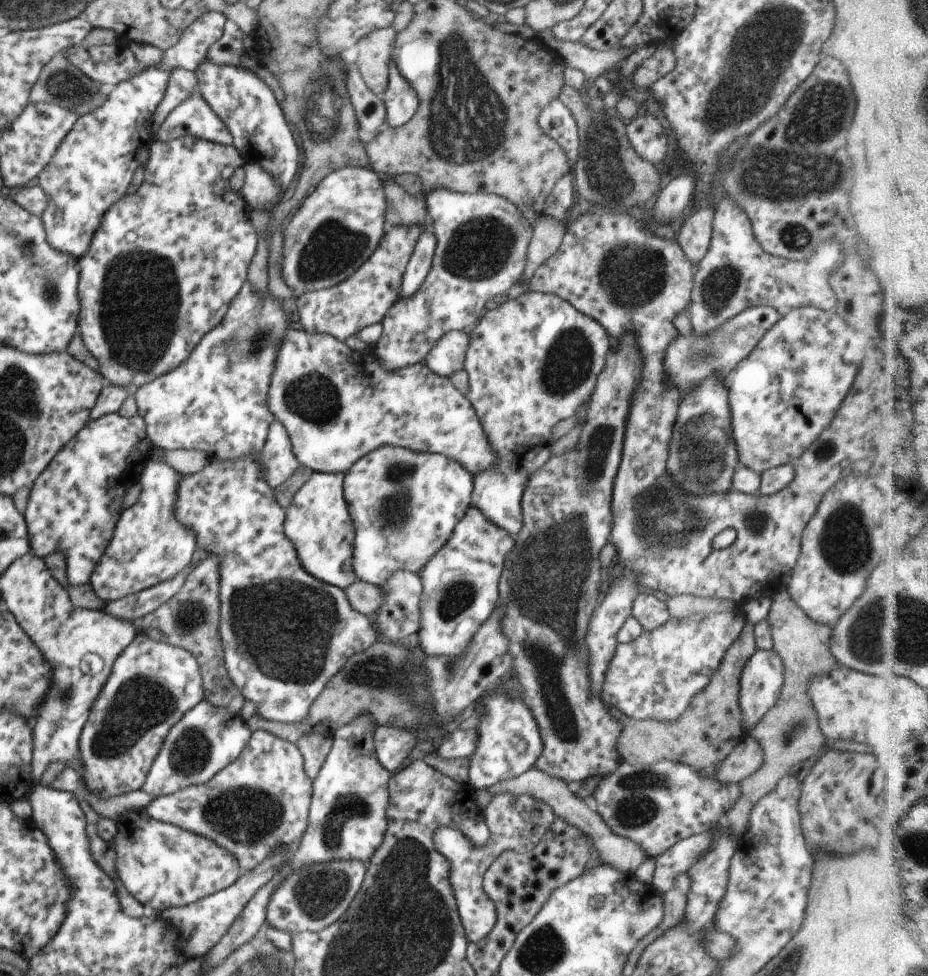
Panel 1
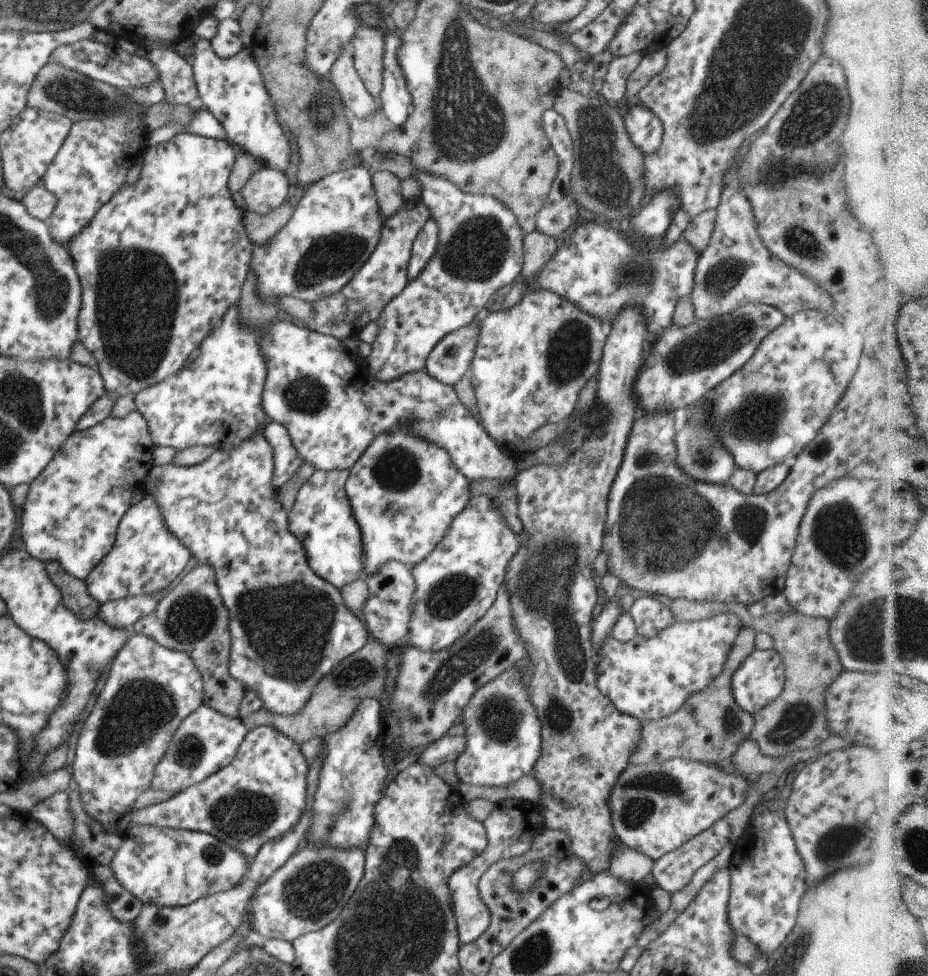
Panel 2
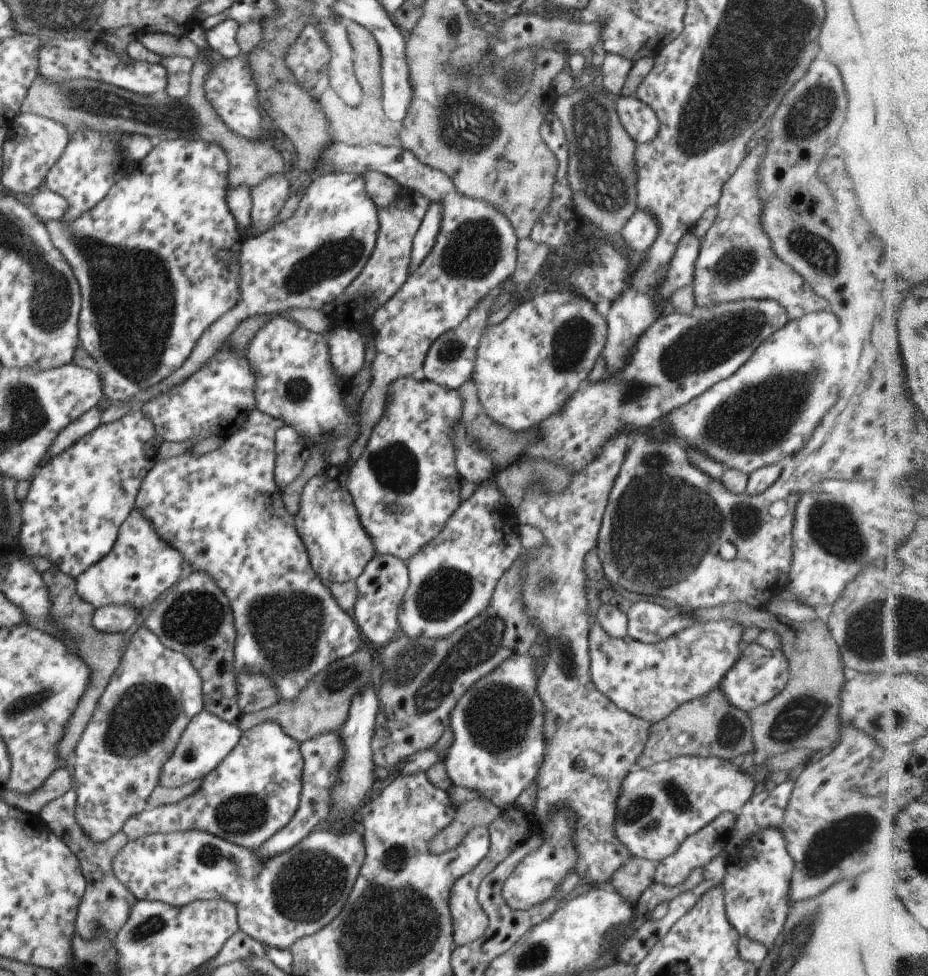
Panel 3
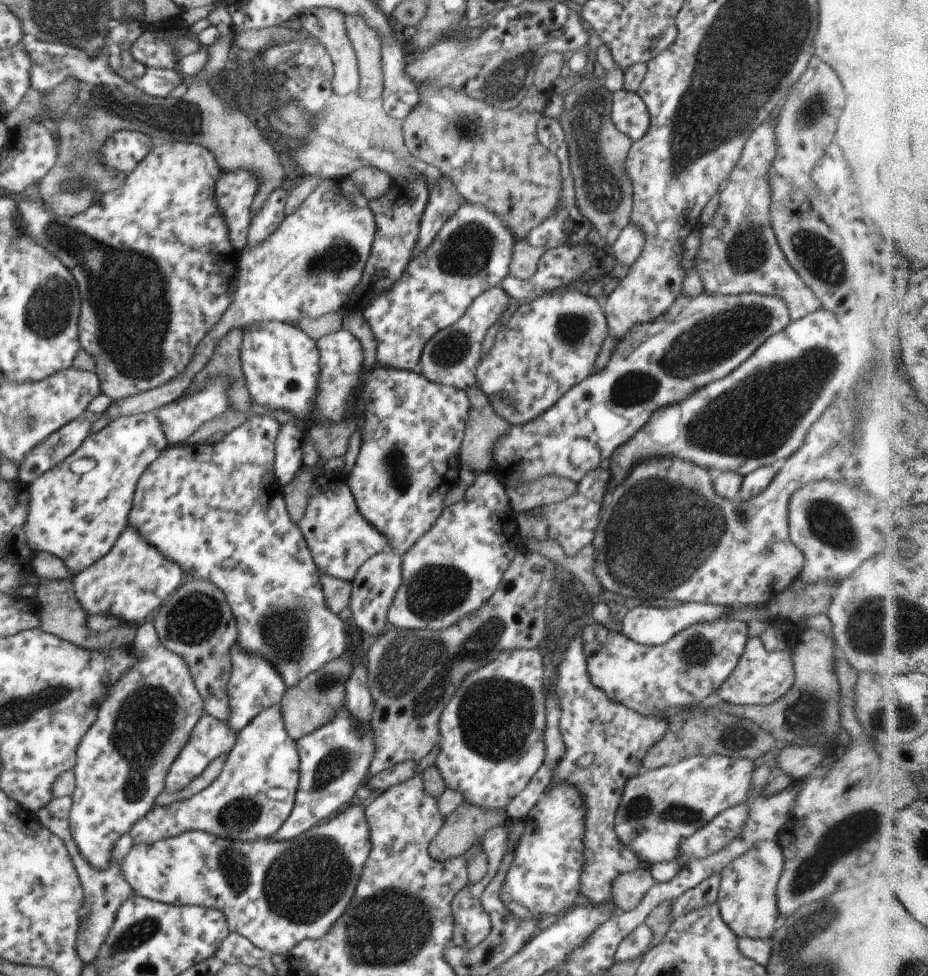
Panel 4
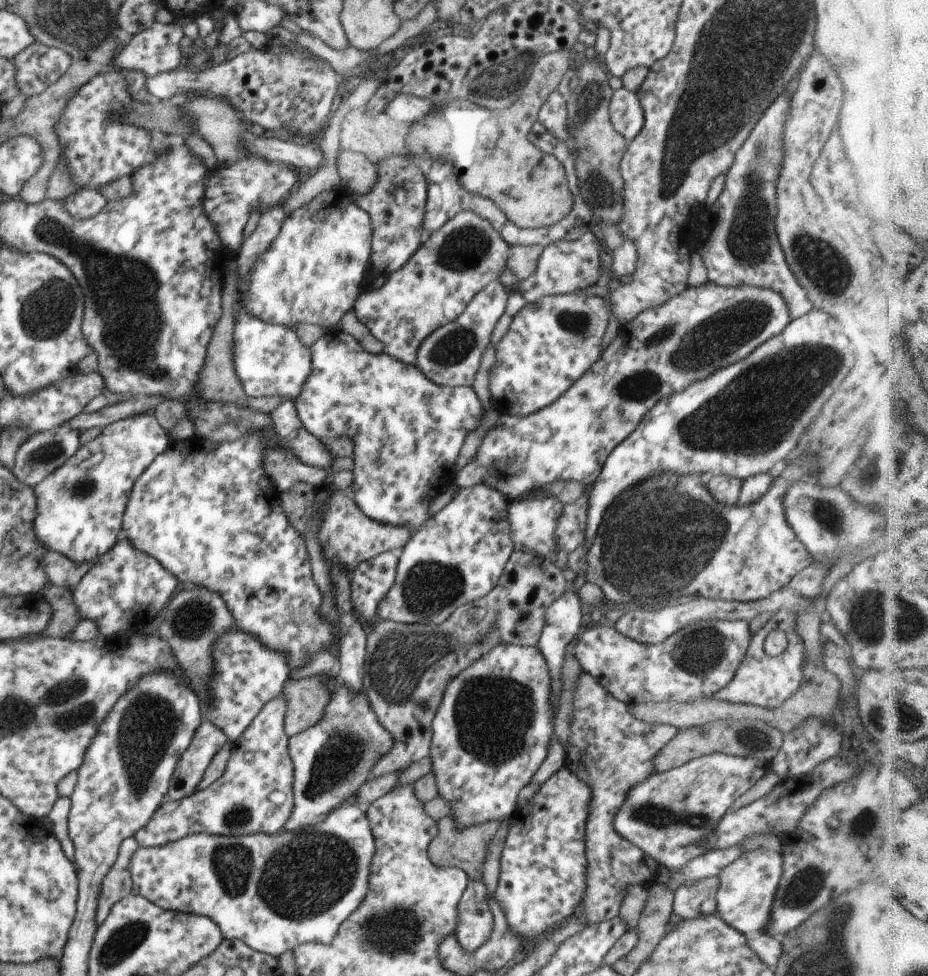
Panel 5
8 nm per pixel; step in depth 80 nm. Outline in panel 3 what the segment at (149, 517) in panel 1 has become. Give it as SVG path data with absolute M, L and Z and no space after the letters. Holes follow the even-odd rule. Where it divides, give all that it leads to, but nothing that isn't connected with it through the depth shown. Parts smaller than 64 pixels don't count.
M133 508L122 522L111 550L74 578L75 592L93 609L127 605L139 612L179 580L181 566L183 559L179 552L161 541L151 523Z

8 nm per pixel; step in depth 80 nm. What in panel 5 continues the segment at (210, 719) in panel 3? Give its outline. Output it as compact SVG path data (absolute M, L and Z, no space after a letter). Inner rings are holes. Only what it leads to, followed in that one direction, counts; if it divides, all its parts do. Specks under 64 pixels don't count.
M202 720L173 769L166 799L178 801L192 795L217 749L226 742L227 737L221 730L212 722Z

